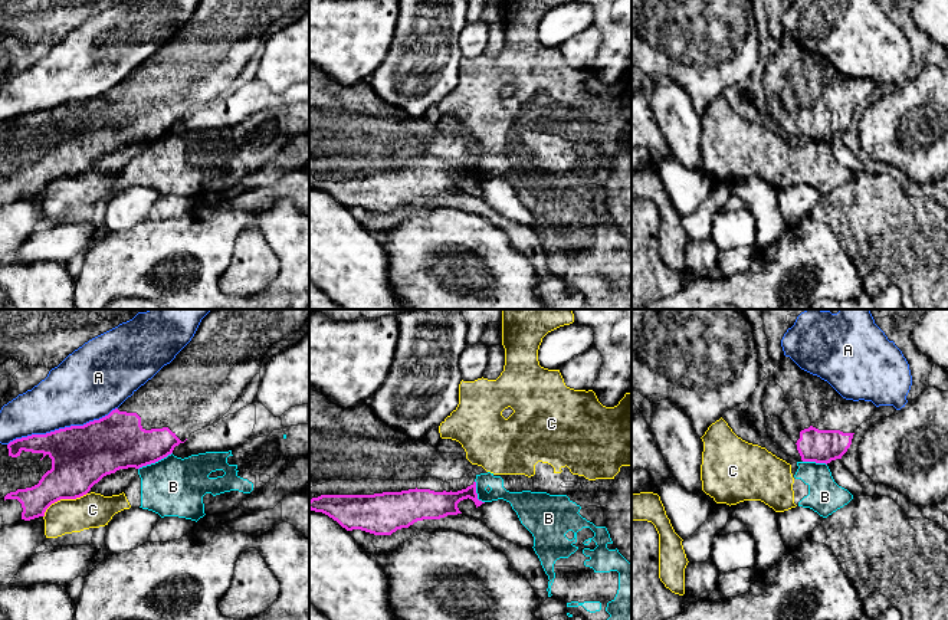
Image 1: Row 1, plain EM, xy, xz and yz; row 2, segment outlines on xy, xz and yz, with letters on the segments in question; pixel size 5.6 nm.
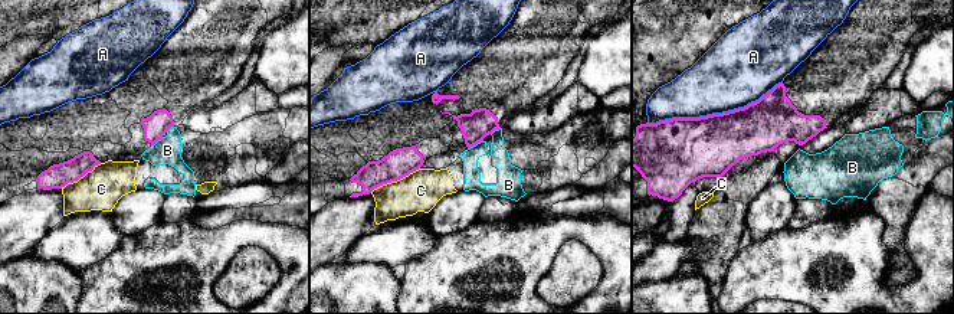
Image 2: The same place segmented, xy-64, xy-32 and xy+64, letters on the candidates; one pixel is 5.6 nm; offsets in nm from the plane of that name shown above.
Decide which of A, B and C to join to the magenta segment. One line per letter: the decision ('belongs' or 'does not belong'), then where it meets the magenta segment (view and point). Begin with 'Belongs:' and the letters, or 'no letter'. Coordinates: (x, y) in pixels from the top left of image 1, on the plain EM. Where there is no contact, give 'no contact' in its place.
Belongs: no letter
A: does not belong; meets magenta in xy at (62, 107)
B: does not belong; meets magenta in xy at (154, 140)
C: does not belong; meets magenta in xy at (62, 176)

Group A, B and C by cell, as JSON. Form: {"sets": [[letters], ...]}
{"sets": [["A"], ["B", "C"]]}

